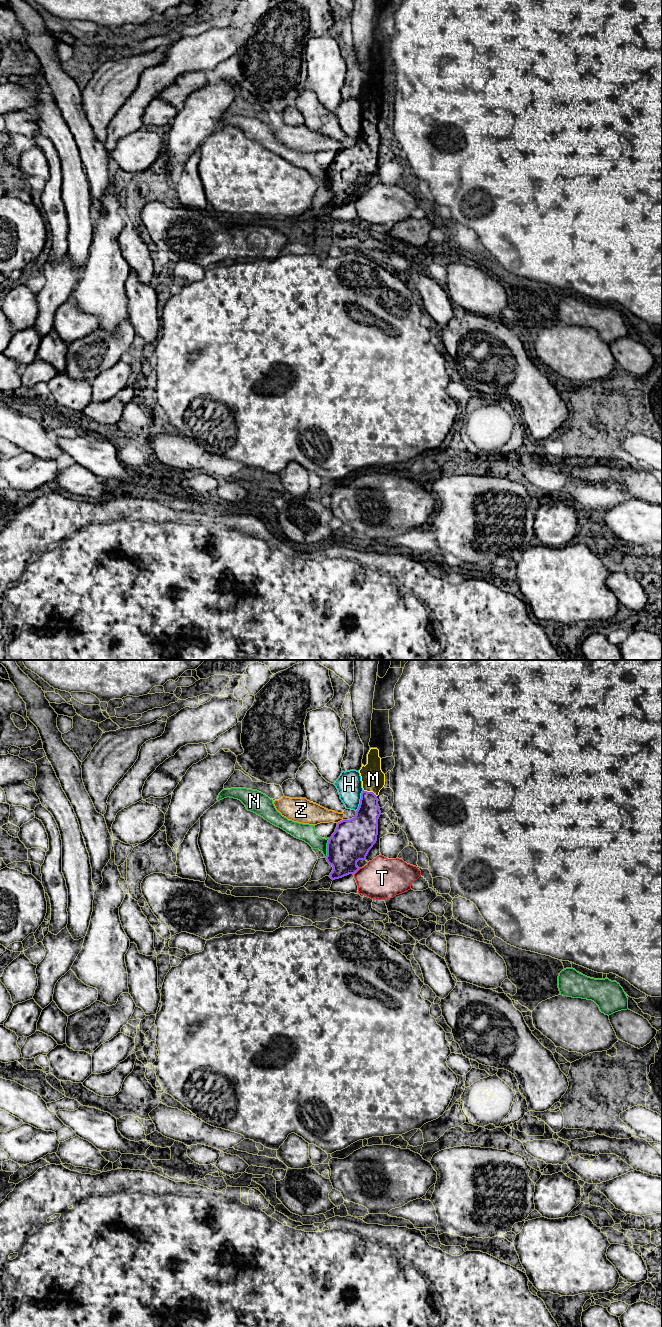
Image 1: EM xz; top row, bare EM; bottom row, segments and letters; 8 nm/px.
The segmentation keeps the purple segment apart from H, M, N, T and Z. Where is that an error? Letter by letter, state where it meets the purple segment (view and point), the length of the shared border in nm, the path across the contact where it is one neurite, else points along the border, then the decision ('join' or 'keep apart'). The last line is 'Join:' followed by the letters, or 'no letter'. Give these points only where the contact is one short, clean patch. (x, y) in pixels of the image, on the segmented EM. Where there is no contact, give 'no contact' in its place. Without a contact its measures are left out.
H: xz (360, 801) | 190 nm | along xz (363, 790), (356, 811) | keep apart
M: xz (370, 792) | 130 nm | across xz (365, 822), (370, 792), (373, 779) | join
N: xz (327, 848) | 160 nm | along xz (329, 838), (325, 857) | keep apart
T: xz (356, 871) | 80 nm | keep apart
Z: xz (340, 821) | 60 nm | along xz (342, 819), (337, 823) | keep apart
Join: M

